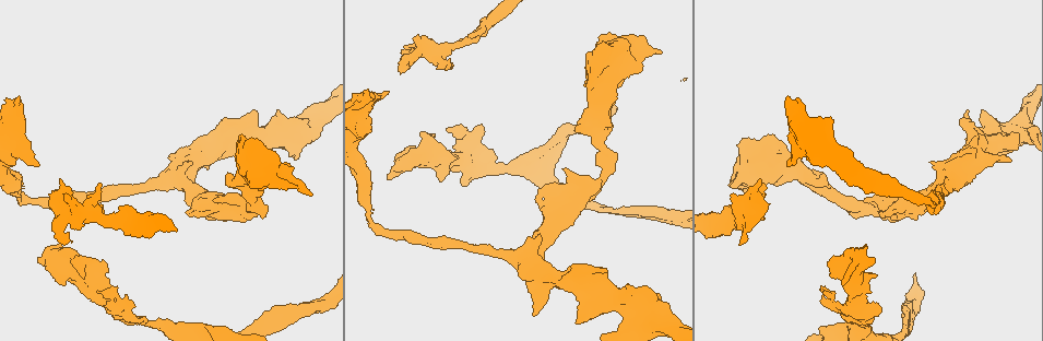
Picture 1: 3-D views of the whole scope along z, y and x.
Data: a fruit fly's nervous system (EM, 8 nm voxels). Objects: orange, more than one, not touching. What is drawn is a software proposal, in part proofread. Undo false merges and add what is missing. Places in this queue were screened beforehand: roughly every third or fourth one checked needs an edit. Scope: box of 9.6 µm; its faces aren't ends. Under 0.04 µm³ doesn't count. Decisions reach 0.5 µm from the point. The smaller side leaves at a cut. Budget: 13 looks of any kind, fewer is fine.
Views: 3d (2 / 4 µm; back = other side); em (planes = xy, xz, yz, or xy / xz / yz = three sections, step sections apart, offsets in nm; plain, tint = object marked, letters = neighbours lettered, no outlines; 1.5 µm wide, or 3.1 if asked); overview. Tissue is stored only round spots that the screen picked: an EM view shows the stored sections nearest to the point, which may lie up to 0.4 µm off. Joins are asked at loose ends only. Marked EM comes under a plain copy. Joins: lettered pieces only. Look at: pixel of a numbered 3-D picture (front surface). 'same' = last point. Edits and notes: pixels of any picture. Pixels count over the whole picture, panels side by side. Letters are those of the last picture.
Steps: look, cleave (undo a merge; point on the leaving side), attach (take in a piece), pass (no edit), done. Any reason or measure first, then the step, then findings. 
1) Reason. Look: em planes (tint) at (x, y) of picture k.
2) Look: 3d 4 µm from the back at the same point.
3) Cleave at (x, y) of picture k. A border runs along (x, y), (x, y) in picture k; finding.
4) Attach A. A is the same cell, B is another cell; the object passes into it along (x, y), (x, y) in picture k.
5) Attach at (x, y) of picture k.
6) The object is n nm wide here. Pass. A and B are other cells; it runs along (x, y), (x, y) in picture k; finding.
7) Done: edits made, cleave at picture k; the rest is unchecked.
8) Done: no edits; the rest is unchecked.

Free end. Look: em 3.1 µm planes (letters) at (873, 261) of picture 1.

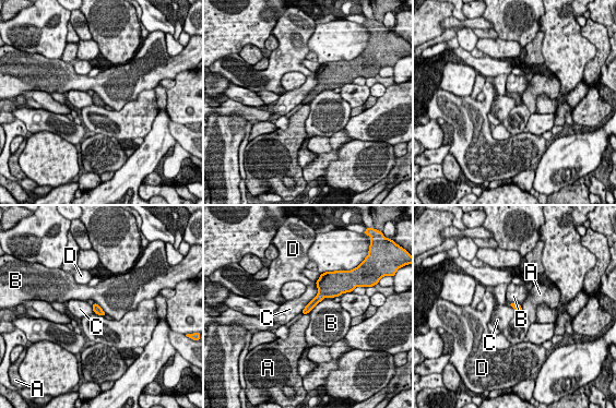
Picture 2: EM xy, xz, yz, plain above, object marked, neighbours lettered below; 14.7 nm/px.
Pass. A, B, C and D are other cells; a border runs along (333, 297), (324, 297), (307, 313) in picture 2; none of them fits.

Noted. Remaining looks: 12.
A narrow waist. Look: 3d 2 µm from the back at (497, 168) of picture 1.

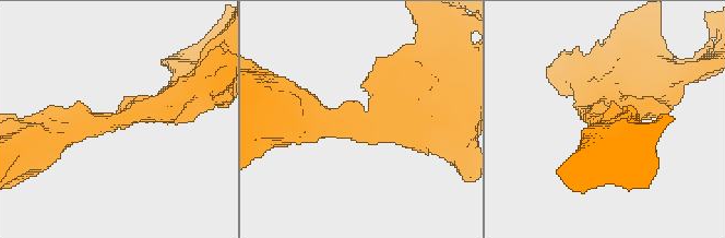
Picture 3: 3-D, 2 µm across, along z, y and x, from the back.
Shape alone is not enough. Look: em planes (tint) at (604, 119) of picture 3.

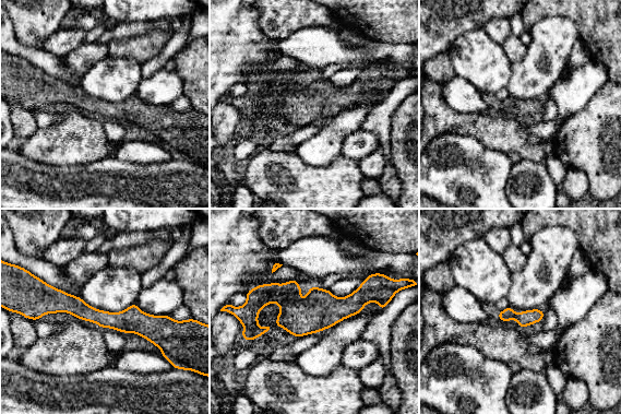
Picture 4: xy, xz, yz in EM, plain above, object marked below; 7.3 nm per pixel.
Look: em planes (letters) at the same point.

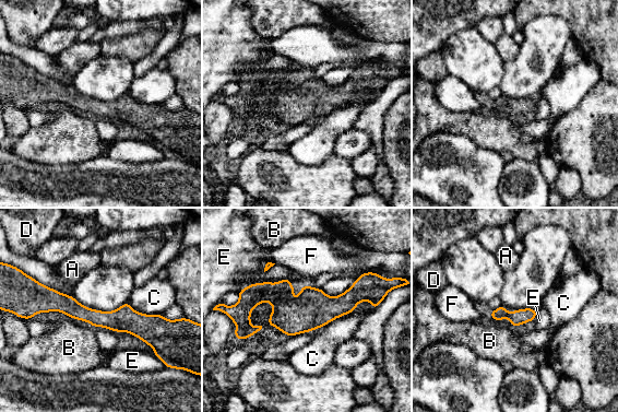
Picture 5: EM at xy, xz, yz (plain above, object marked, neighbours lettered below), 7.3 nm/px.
Pass. A, B, C, D, E and F are other cells; a border runs along (372, 304), (360, 302), (312, 331) in picture 5; all the same cell.

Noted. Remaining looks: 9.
Stops while still wide. Look: 3d 2 µm at (786, 96) of picture 1.

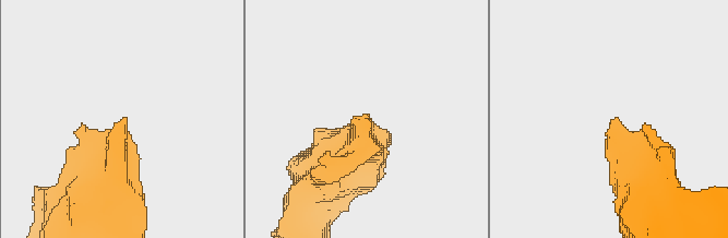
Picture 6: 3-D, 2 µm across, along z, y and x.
Look: em planes (letters) at (363, 122) of picture 6.

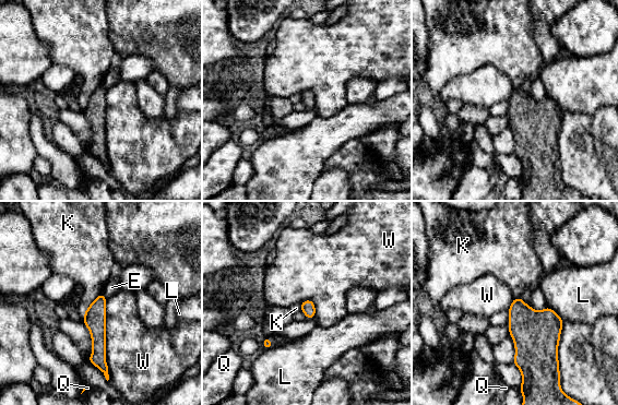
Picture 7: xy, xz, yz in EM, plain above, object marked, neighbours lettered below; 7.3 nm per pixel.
Pass. E, K, L, Q and W are other cells; no lettered piece goes on from it.

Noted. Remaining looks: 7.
Look: em planes (letters) at (965, 110) of picture 1.

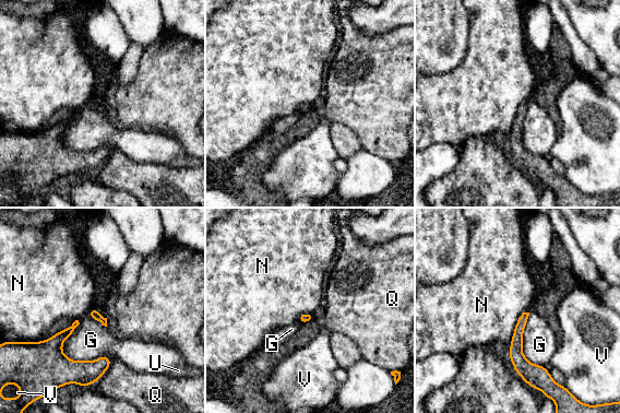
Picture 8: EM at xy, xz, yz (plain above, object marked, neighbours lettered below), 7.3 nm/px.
Pass. G, N, Q, U and V are other cells; no lettered piece goes on from it.

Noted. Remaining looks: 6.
Stops while still wide. Look: 3d 4 µm at (298, 186) of picture 1.

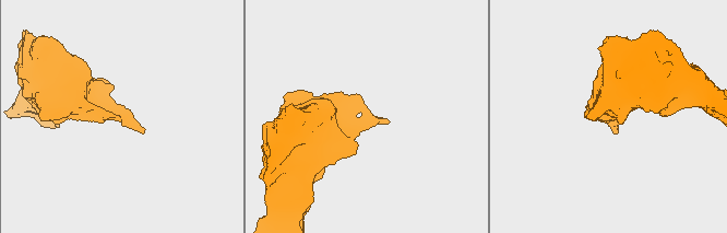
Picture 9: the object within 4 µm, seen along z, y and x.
Look: em planes (letters) at (116, 117) of picture 9.

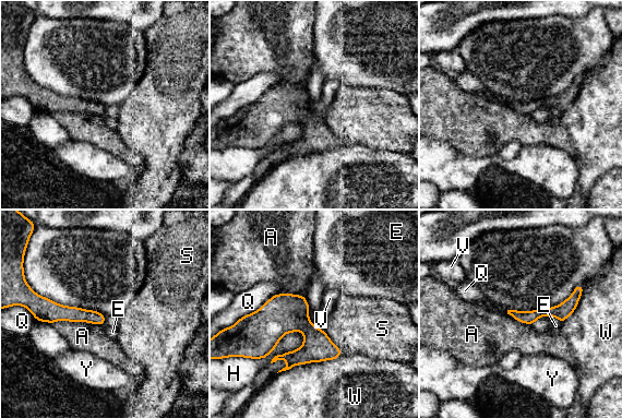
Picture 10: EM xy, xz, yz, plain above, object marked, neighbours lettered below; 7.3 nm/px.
Pass. A, E, H, Q, S, V, W and Y are other cells; none of them fits.

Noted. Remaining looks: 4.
Done: no edits; the rest is unchecked.

